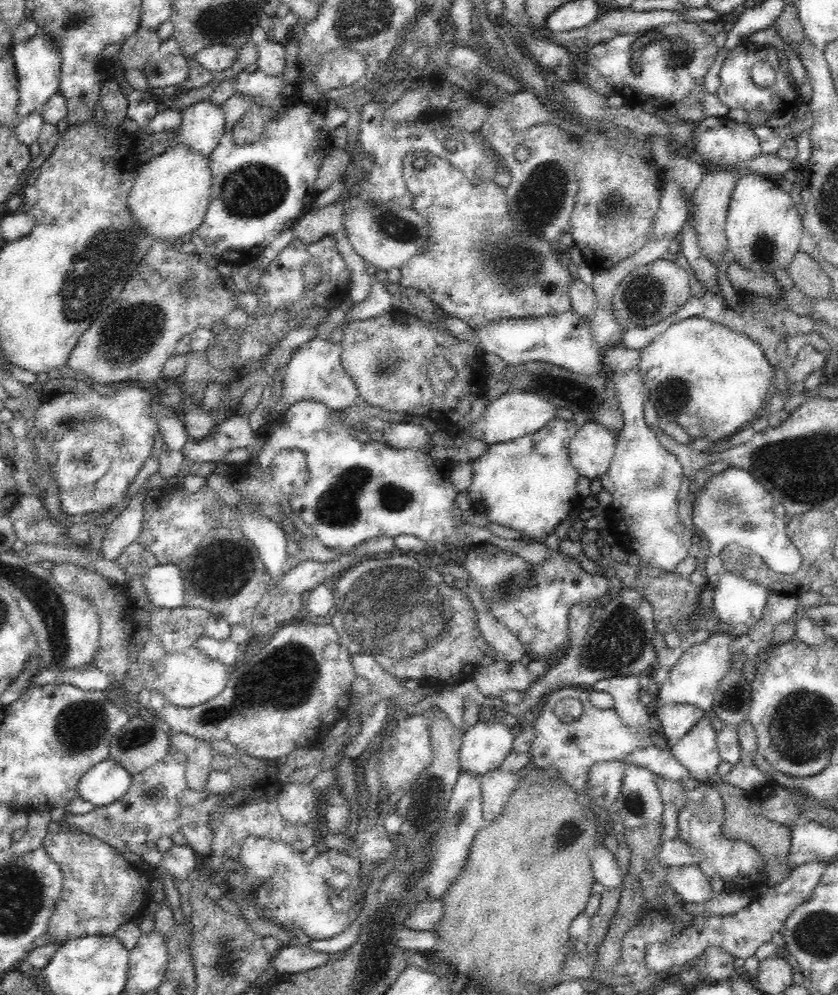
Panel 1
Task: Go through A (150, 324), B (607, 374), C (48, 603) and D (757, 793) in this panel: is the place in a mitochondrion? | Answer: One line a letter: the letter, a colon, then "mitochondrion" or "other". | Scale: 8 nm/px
A: mitochondrion
B: other
C: mitochondrion
D: other

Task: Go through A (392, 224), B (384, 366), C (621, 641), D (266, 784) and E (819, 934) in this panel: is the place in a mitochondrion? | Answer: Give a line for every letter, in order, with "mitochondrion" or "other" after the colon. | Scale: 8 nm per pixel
A: mitochondrion
B: mitochondrion
C: mitochondrion
D: other
E: mitochondrion

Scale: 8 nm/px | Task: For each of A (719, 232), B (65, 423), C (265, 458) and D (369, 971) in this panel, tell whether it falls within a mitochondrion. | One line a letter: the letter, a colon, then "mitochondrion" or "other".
A: other
B: mitochondrion
C: other
D: mitochondrion

